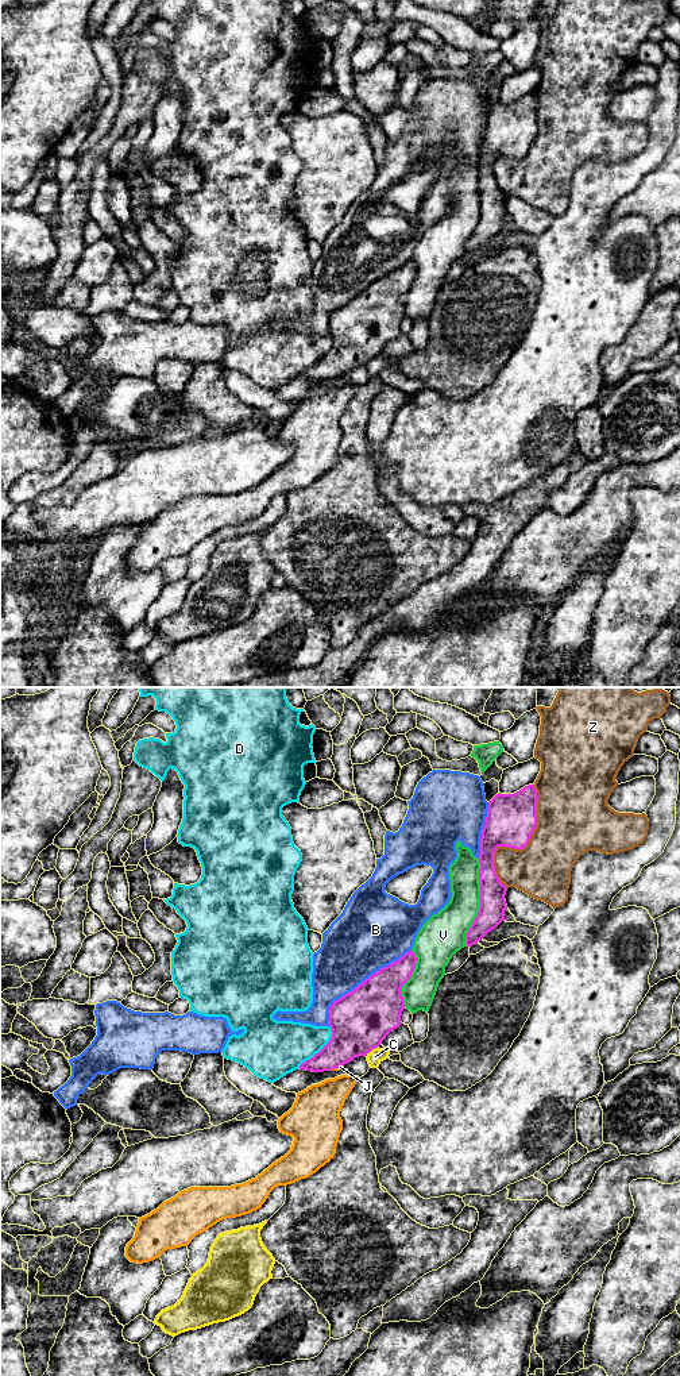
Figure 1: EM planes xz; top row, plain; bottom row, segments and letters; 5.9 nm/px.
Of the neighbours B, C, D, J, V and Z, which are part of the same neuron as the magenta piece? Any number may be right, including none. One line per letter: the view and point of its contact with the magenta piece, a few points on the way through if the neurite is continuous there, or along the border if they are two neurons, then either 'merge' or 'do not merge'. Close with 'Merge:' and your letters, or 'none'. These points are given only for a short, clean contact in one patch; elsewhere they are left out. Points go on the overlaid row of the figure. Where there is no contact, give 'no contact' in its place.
B: meets magenta in xz at (362, 983); do not merge
C: meets magenta in xz at (371, 1049); border along xz (377, 1047), (366, 1056); do not merge
D: meets magenta in xz at (323, 1048); do not merge
J: meets magenta in xz at (336, 1067); do not merge
V: meets magenta in xz at (480, 902); do not merge
Z: meets magenta in xz at (521, 848); do not merge
Merge: none

